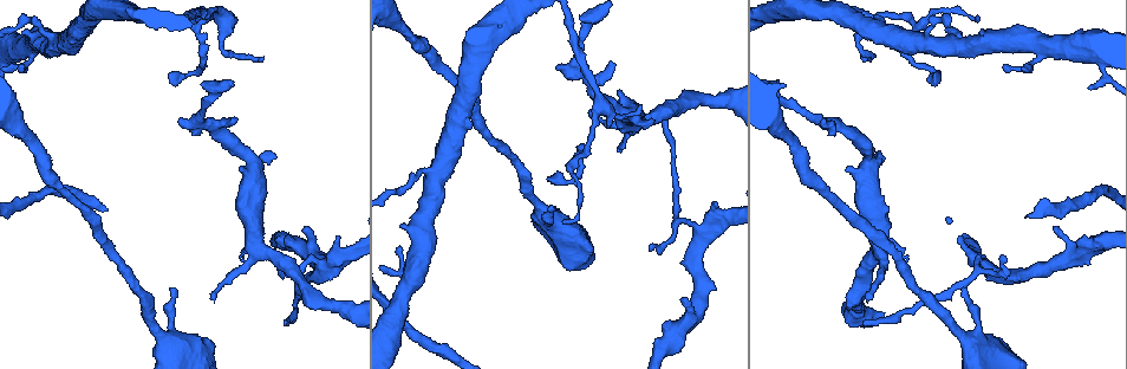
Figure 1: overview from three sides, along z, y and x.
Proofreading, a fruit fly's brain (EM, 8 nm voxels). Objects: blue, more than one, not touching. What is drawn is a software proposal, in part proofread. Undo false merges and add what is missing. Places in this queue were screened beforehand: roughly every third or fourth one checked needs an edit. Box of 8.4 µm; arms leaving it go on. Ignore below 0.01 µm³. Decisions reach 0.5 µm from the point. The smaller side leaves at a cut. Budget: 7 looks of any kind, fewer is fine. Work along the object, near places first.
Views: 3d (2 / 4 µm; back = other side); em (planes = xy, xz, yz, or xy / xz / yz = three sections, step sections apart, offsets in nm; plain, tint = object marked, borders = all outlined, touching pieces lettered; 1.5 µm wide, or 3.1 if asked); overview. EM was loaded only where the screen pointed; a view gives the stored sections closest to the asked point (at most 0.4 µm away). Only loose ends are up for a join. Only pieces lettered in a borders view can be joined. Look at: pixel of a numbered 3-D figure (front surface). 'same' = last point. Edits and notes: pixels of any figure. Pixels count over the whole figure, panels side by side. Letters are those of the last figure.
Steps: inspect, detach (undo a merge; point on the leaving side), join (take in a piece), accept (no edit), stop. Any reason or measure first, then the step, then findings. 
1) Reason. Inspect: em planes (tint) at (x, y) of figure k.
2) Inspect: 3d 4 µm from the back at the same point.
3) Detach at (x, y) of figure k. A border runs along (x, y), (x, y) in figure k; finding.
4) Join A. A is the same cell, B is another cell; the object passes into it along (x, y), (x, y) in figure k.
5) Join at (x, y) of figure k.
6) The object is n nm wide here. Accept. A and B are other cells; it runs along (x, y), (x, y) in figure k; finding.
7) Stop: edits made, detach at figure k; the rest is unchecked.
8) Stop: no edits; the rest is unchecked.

Free end. Inspect: em planes (plain) at (589, 109) of figure 1.

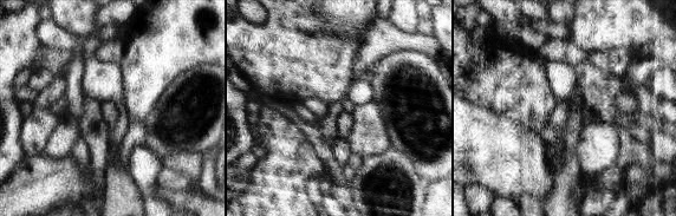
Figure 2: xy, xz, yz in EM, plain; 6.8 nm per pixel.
Inspect: em planes (borders) at the same point.

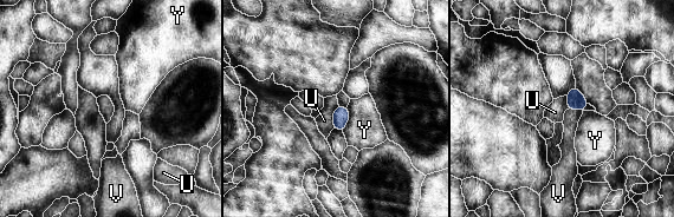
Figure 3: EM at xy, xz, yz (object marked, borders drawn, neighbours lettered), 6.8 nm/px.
Join V. V is the same cell, U and Y are other cells; the object passes into it along (576, 100), (575, 109), (571, 117) in figure 3; the neuron continues.

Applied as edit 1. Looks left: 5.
See it whole again. Inspect: overview.

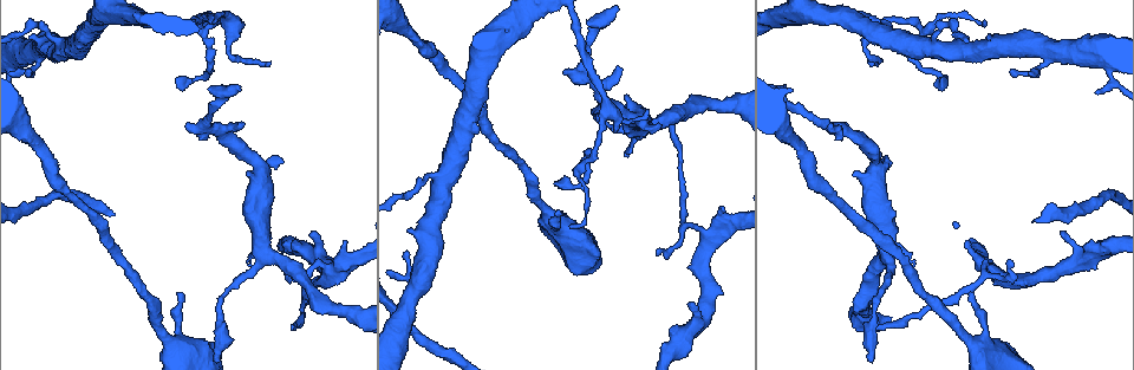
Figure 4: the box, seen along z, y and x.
Branch stops here. Inspect: 3d 4 µm at (614, 131) of figure 4.

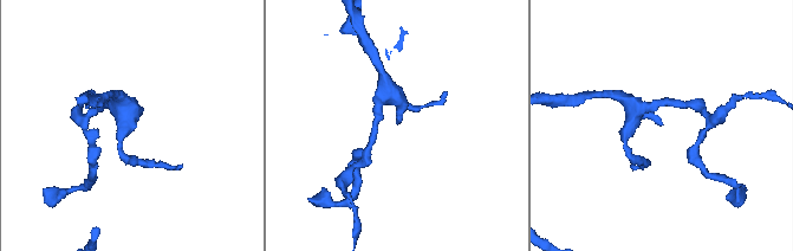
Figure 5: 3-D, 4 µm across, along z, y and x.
Shape alone is not enough. Inspect: em planes (borders) at (661, 121) of figure 5.

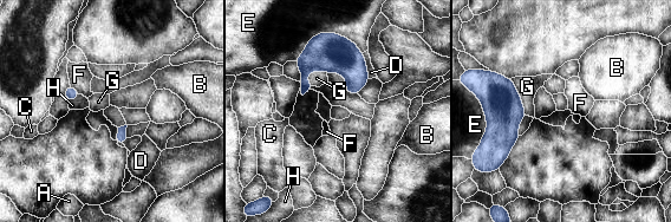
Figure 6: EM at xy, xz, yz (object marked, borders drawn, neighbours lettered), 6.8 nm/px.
Accept. A, B, C, D, E, F, G and H are other cells; a border runs along (362, 53), (369, 78) in figure 6; none of them fits.

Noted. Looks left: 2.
An open end. Inspect: 3d 2 µm at (659, 249) of figure 4.

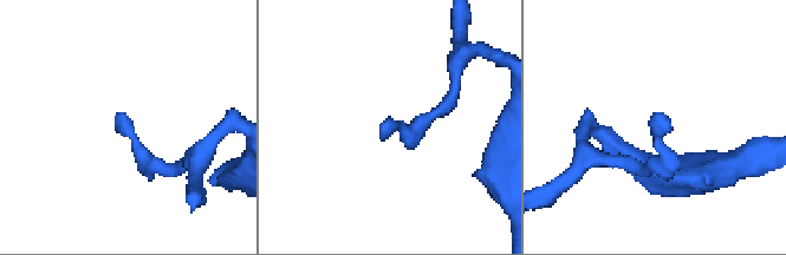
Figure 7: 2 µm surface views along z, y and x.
Shape alone is not enough. Inspect: em xy step 8 (borders) at (652, 113) of figure 7.

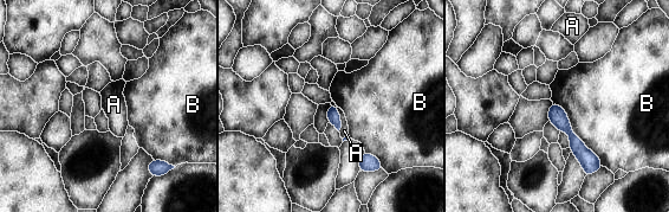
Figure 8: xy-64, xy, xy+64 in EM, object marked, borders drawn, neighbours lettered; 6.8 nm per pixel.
The longest contact is with B, 550 nm. Accept. A and B are other cells; a border runs along (331, 102), (339, 115), (339, 130) in figure 8; none of them fits.

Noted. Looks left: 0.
Stop: edits made, join at figure 3; the rest is unchecked.

